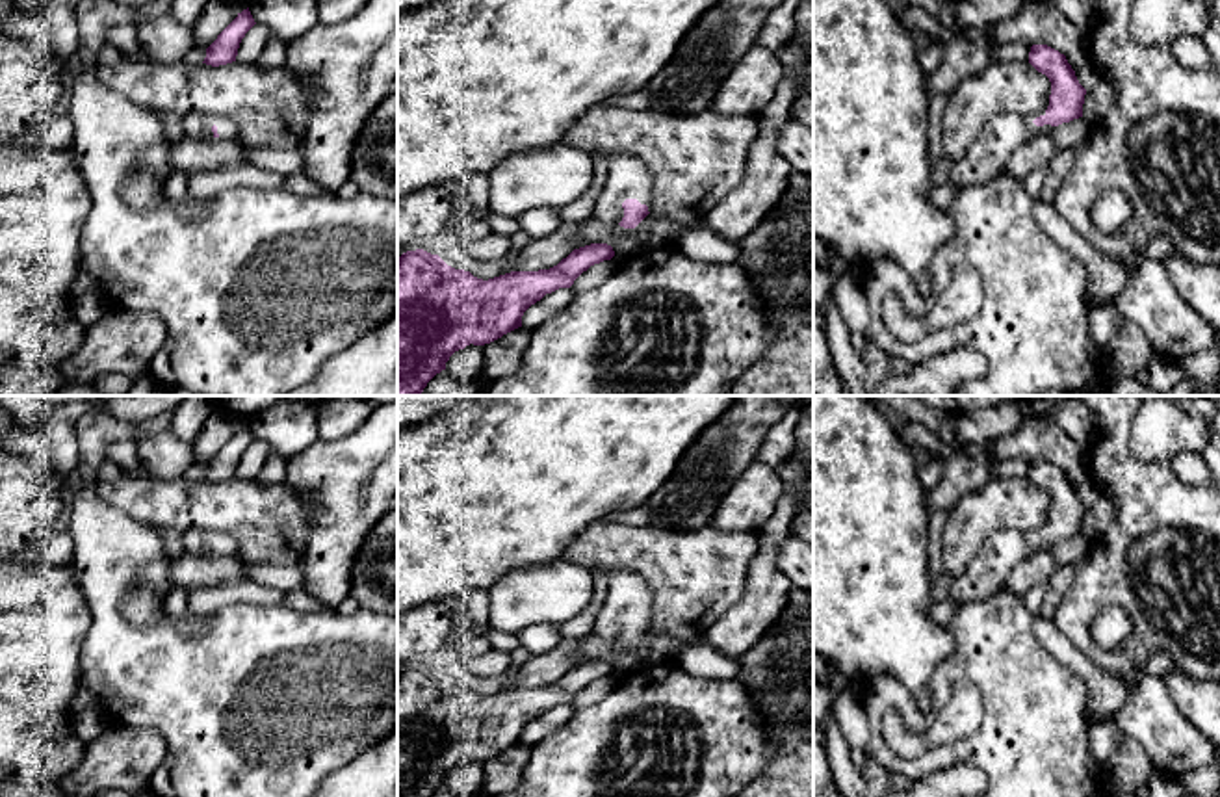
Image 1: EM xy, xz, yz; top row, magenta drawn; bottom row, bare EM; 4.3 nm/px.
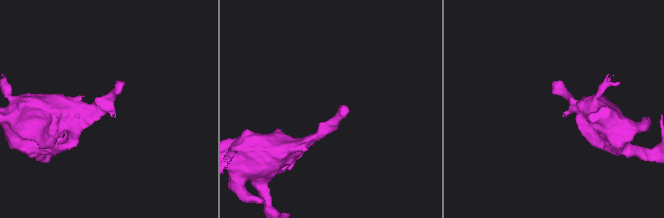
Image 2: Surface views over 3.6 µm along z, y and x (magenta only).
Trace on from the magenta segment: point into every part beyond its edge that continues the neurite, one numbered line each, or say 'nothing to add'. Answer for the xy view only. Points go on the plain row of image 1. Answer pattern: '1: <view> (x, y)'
1: xy (195, 541)

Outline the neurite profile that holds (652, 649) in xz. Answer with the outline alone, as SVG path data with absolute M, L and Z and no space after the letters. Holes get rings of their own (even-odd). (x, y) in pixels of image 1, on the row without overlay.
M648 630L635 645L624 645L618 639L605 641L592 632L579 639L576 665L591 660L607 660L613 663L615 671L633 673L642 667L674 661L676 654L687 645L687 641L652 630Z

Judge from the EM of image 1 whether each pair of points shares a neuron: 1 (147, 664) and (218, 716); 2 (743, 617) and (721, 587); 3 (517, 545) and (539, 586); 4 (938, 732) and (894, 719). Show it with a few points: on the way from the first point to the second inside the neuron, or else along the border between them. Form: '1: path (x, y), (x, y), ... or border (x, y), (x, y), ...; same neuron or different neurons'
1: path (164, 679), (190, 688), (201, 699); same neuron
2: border (751, 563), (745, 574), (743, 595), (704, 636); different neurons
3: border (559, 556), (545, 563), (509, 571), (491, 587); different neurons
4: path (927, 738), (908, 738), (901, 731); same neuron

